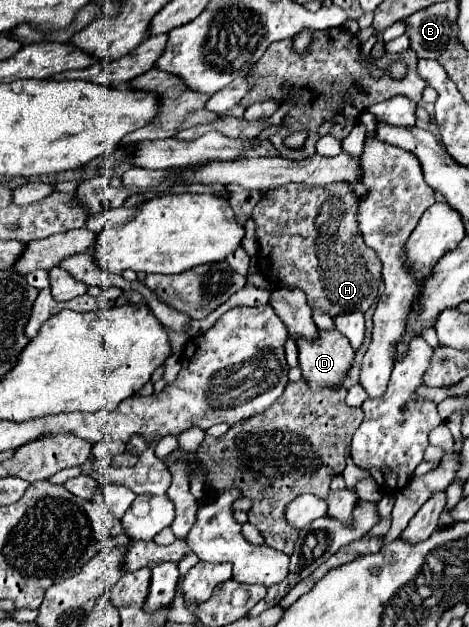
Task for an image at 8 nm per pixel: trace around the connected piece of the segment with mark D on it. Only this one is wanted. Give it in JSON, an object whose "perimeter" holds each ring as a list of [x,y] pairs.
{"perimeter":[[[318,329],[316,341],[304,337],[294,339],[298,345],[298,363],[310,389],[340,387],[354,363],[354,349],[348,345],[348,339],[336,329]]]}

